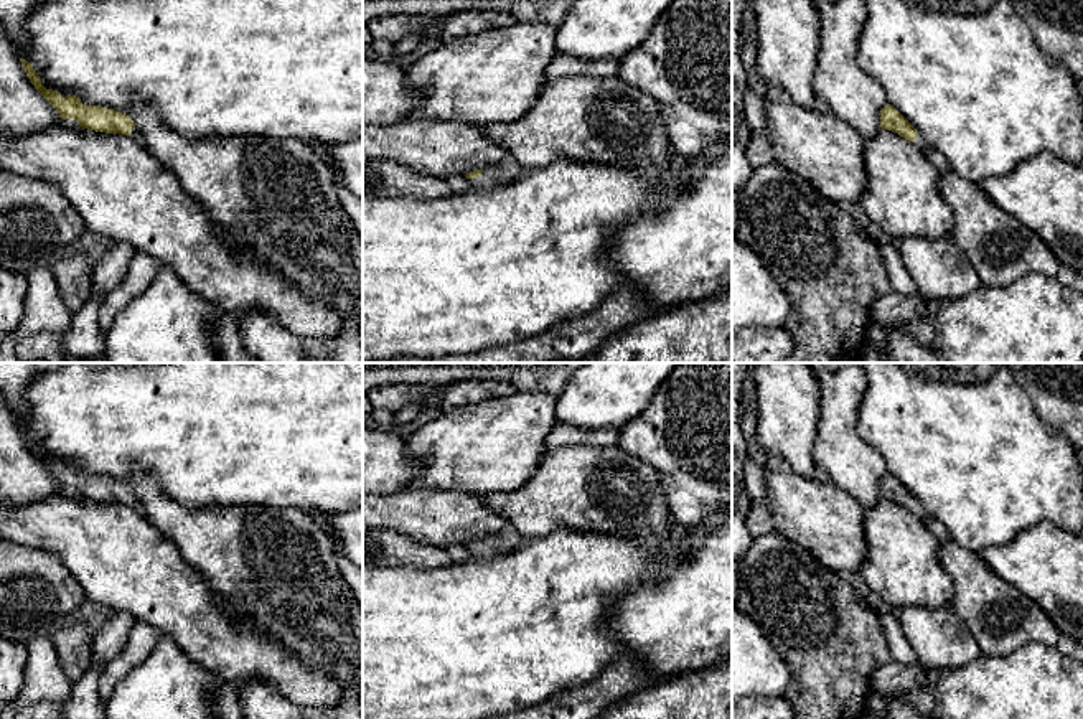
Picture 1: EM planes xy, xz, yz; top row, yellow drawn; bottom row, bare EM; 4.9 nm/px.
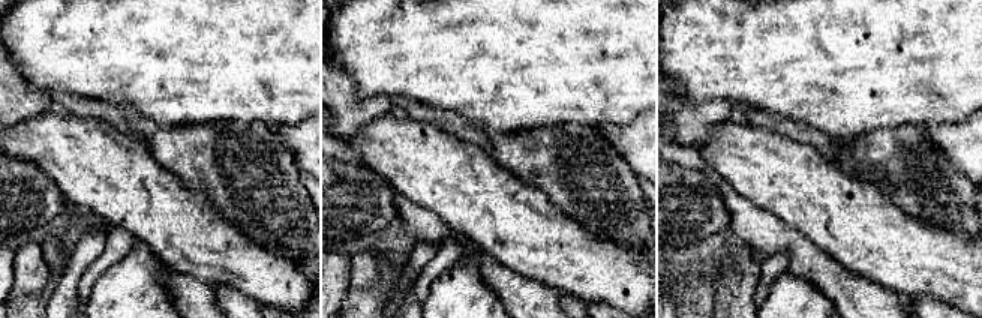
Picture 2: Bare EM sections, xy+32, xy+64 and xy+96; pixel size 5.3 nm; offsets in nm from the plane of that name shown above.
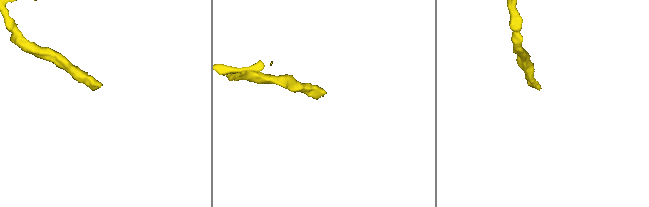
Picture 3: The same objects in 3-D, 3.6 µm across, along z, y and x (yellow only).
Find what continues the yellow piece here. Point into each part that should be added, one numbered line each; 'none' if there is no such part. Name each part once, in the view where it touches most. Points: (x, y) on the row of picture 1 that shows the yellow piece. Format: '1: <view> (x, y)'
1: xz (508, 170)

